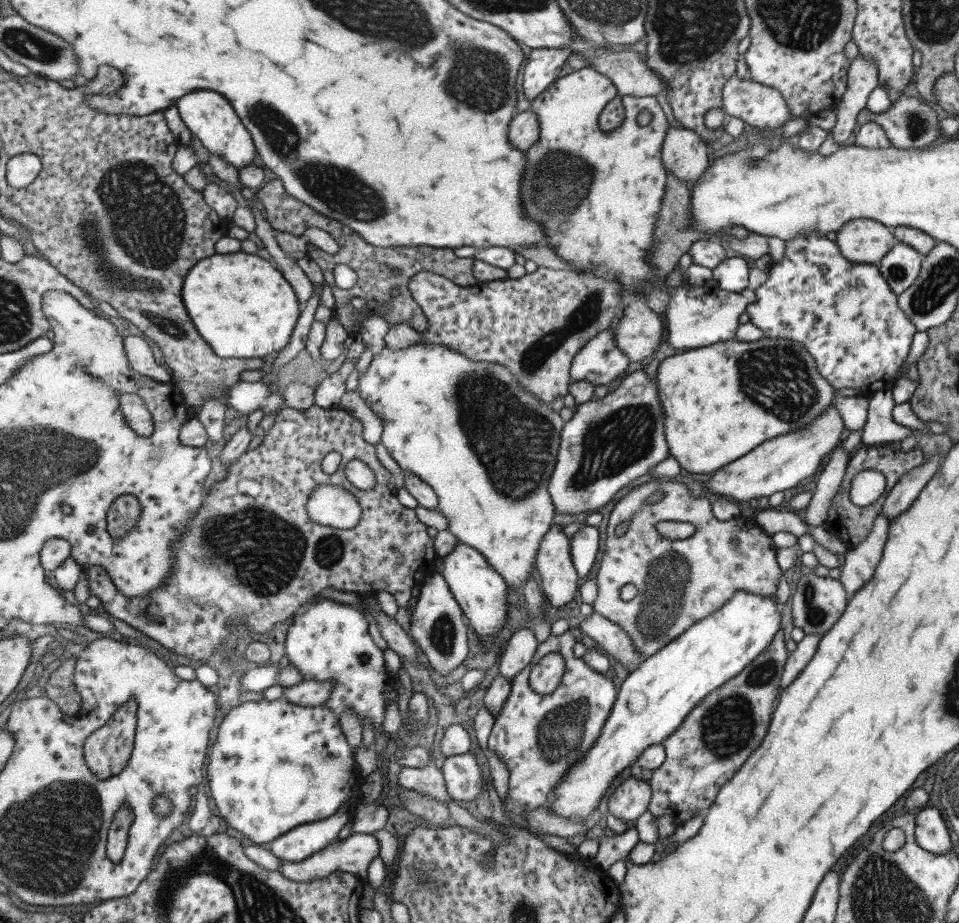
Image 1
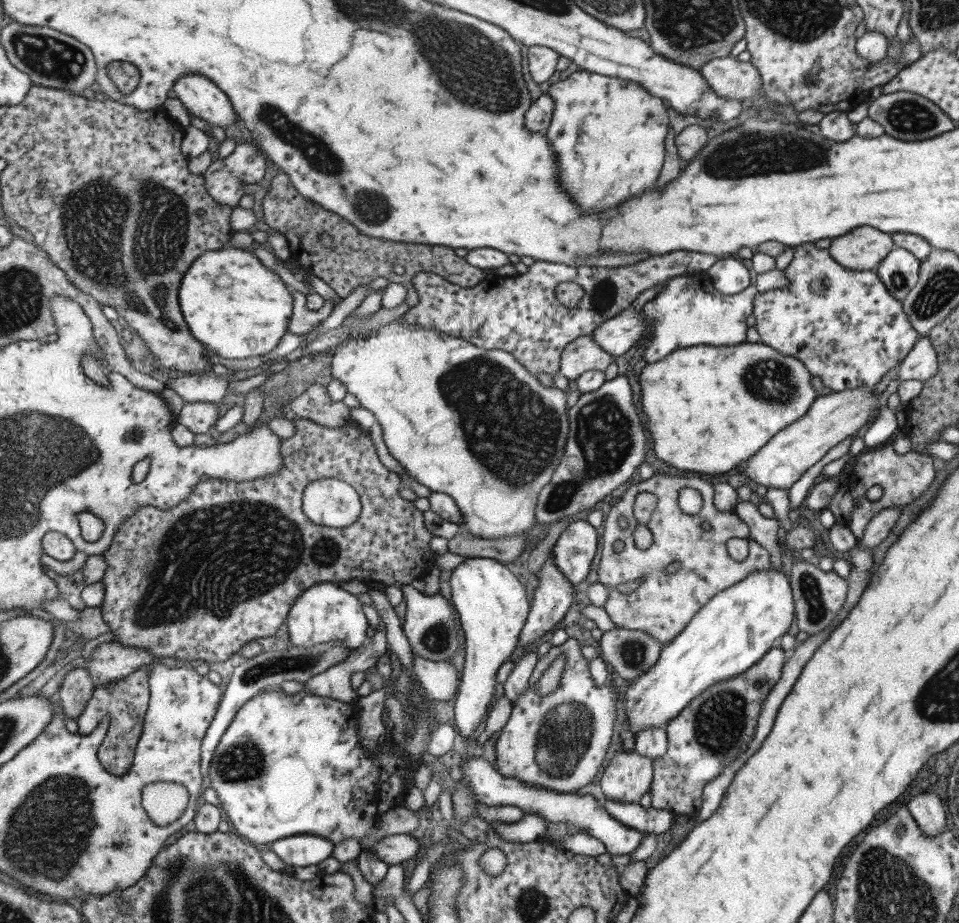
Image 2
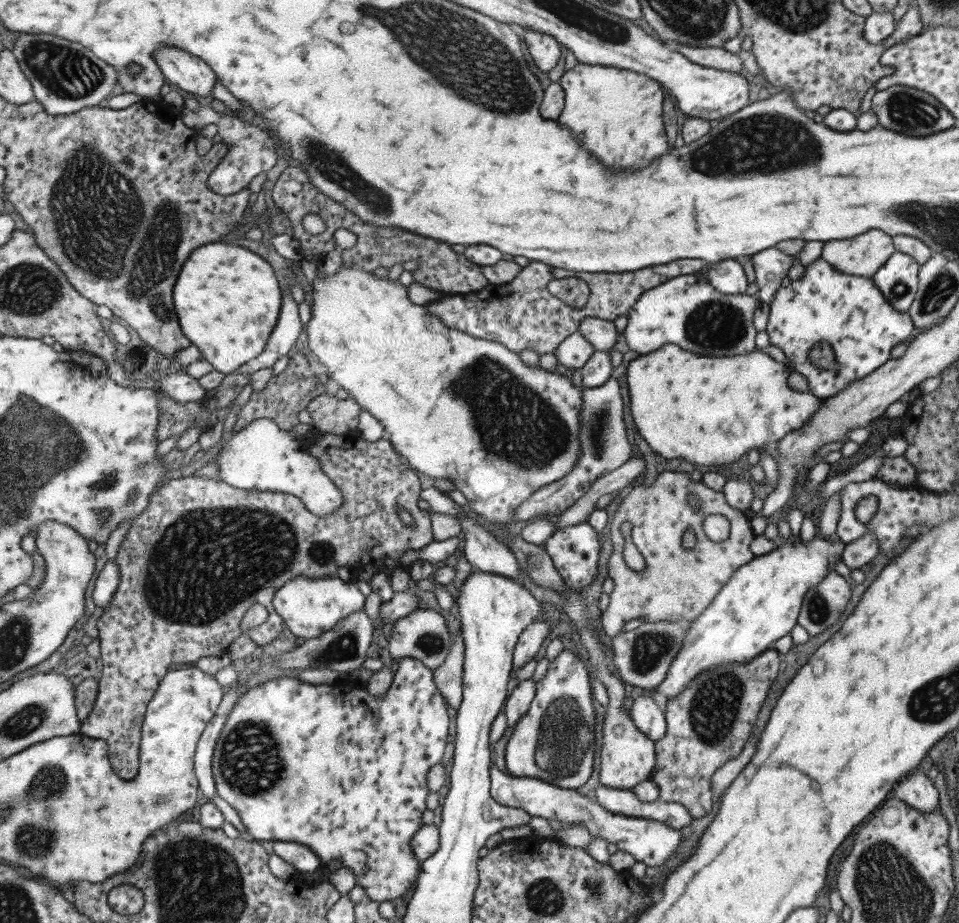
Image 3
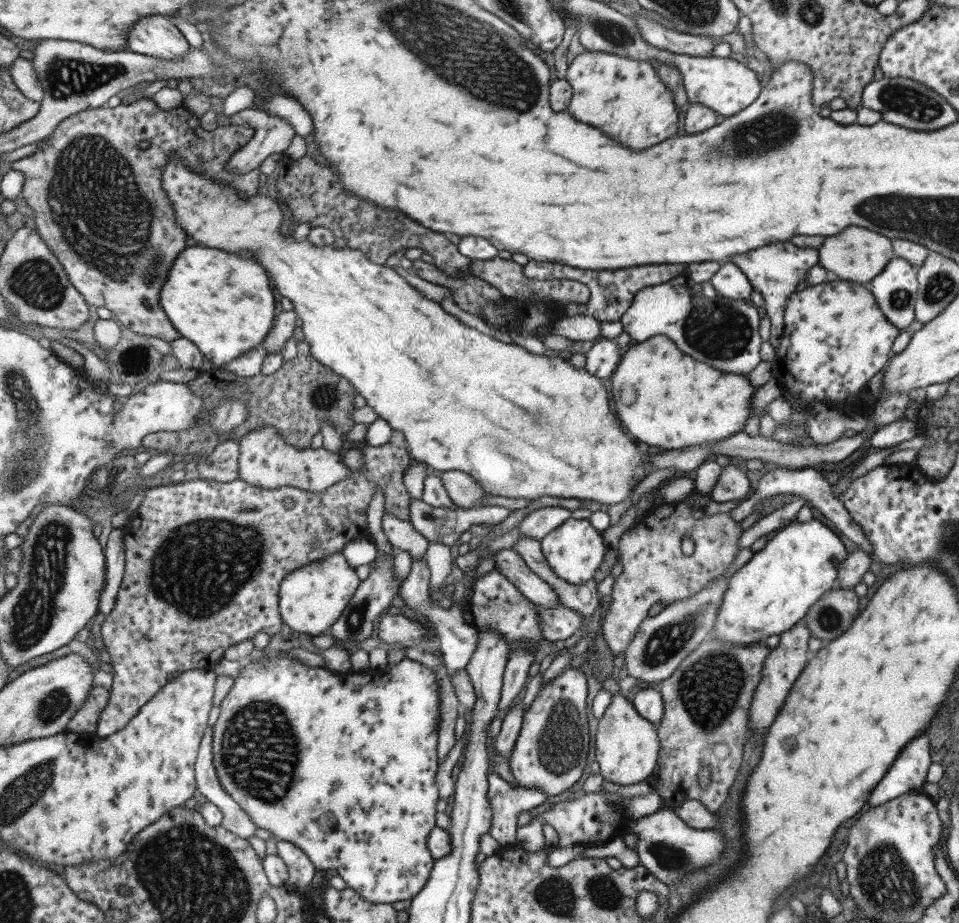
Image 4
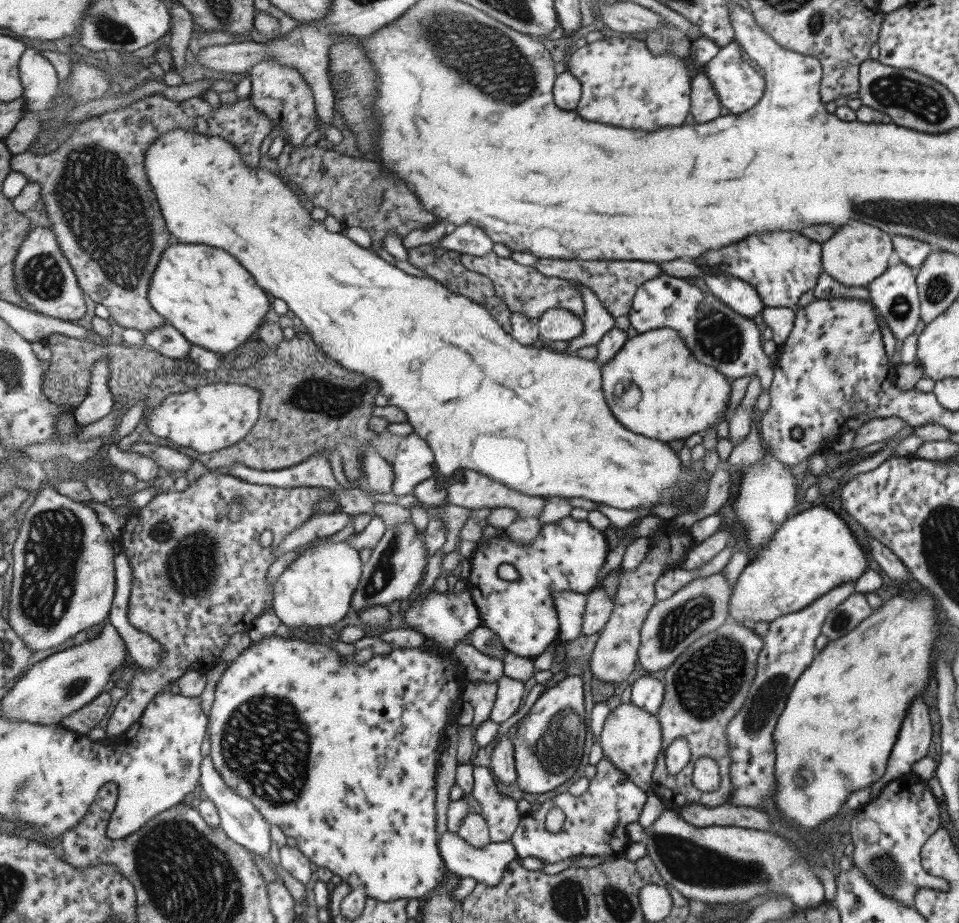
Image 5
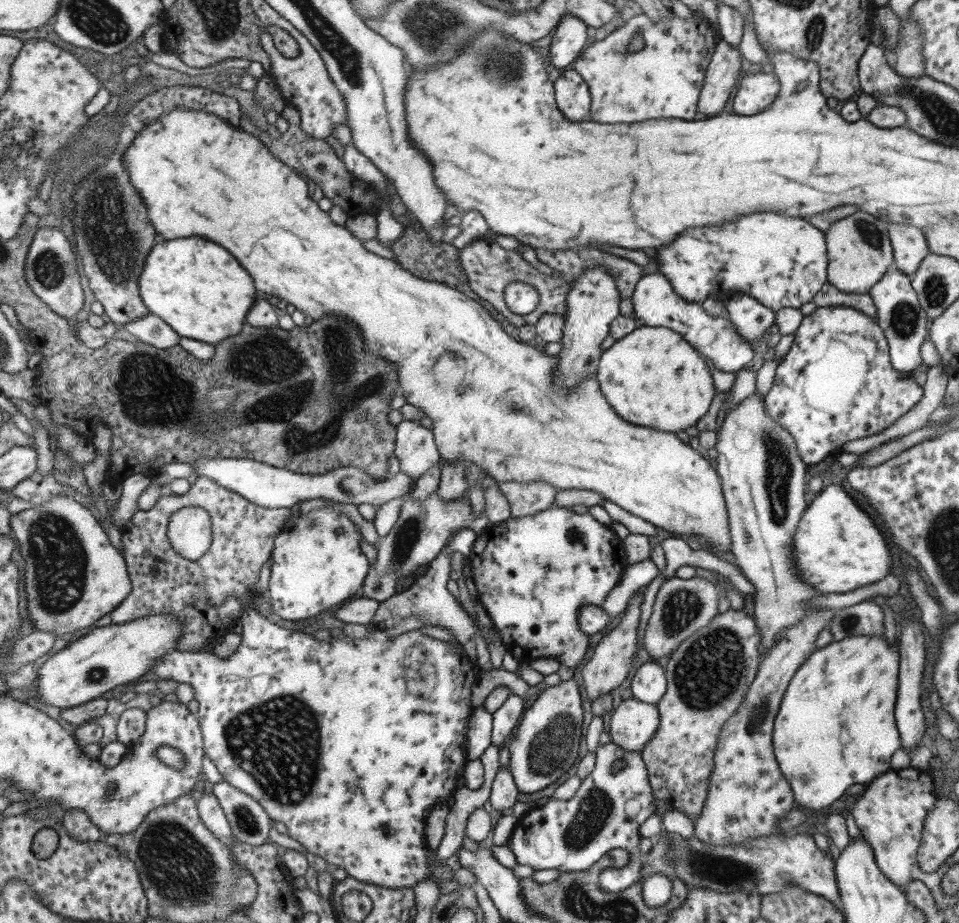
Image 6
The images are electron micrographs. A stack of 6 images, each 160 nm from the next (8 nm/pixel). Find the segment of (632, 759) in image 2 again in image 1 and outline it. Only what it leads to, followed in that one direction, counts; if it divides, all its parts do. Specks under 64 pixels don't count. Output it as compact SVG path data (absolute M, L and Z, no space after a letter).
M630 776L620 783L607 800L608 812L615 818L634 824L645 812L650 800L650 785Z

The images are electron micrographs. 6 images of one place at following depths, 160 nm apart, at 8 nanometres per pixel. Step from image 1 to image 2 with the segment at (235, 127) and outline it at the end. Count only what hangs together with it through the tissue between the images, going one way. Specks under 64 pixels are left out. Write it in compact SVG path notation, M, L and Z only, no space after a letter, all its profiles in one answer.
M184 76L173 87L191 115L211 126L231 126L237 122L237 111L228 93L208 76Z

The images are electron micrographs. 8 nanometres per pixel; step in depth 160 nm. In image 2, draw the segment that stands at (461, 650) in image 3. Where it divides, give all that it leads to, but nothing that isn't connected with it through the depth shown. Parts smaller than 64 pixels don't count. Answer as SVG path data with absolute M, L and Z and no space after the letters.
M414 652L416 676L419 676L420 684L426 694L435 700L449 700L455 694L455 688L459 688L461 680L457 679L457 668L446 660L435 662L426 659L418 652Z

